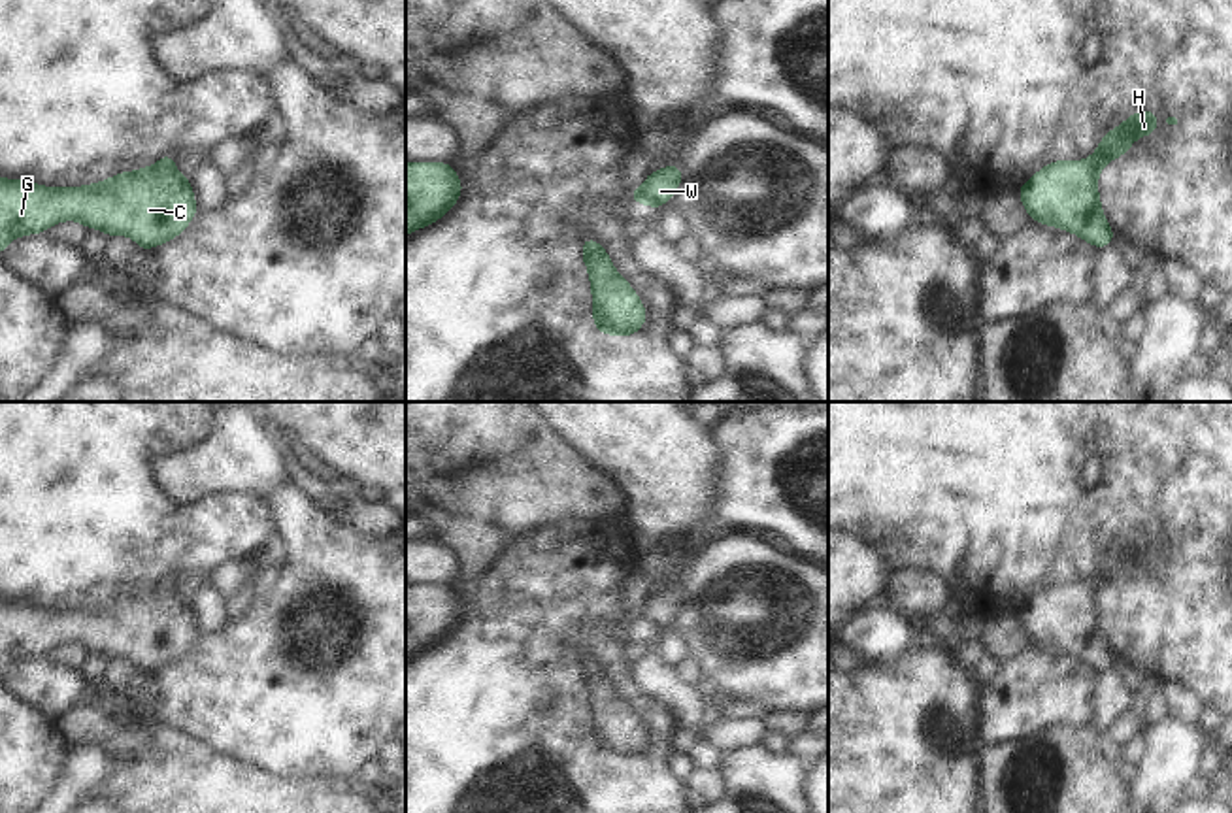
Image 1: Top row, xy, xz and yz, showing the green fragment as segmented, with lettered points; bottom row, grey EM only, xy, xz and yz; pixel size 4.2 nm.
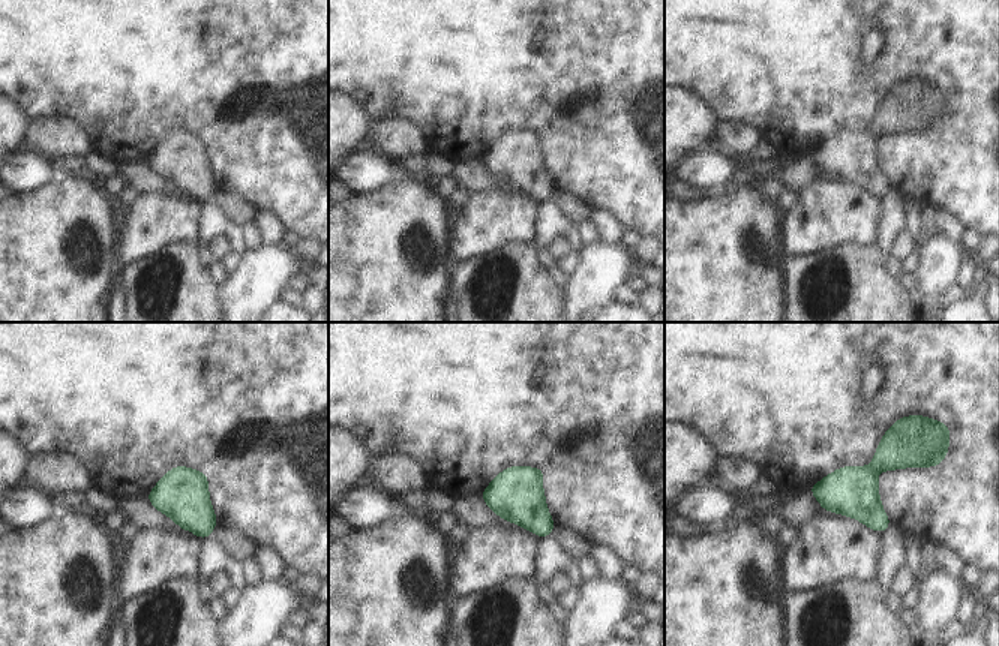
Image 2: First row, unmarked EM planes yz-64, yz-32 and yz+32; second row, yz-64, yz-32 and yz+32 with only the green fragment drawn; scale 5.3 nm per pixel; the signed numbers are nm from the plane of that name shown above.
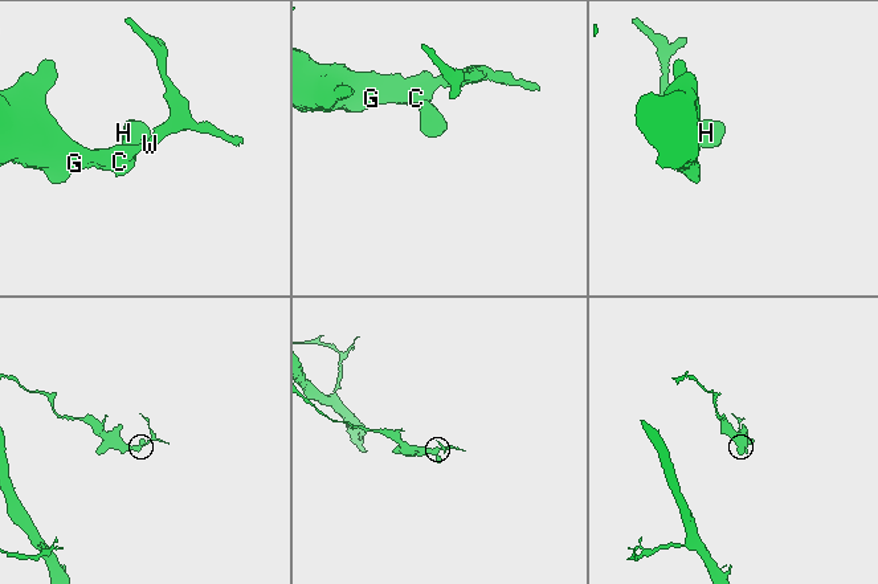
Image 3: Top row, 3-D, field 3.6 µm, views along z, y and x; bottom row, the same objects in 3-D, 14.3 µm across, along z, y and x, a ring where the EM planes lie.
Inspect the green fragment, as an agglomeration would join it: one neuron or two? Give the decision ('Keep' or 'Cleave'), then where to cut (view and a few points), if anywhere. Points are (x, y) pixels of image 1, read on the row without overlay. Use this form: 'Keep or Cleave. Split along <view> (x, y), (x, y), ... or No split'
Keep. No split

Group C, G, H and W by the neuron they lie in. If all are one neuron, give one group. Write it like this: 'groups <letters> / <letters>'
groups C G H W

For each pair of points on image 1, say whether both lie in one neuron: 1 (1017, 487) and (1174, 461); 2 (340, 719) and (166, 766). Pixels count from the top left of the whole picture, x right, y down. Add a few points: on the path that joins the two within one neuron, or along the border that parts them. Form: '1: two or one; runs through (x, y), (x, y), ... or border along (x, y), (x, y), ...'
1: one; runs through (1057, 449), (1134, 449)
2: two; border along (180, 730), (259, 768)

